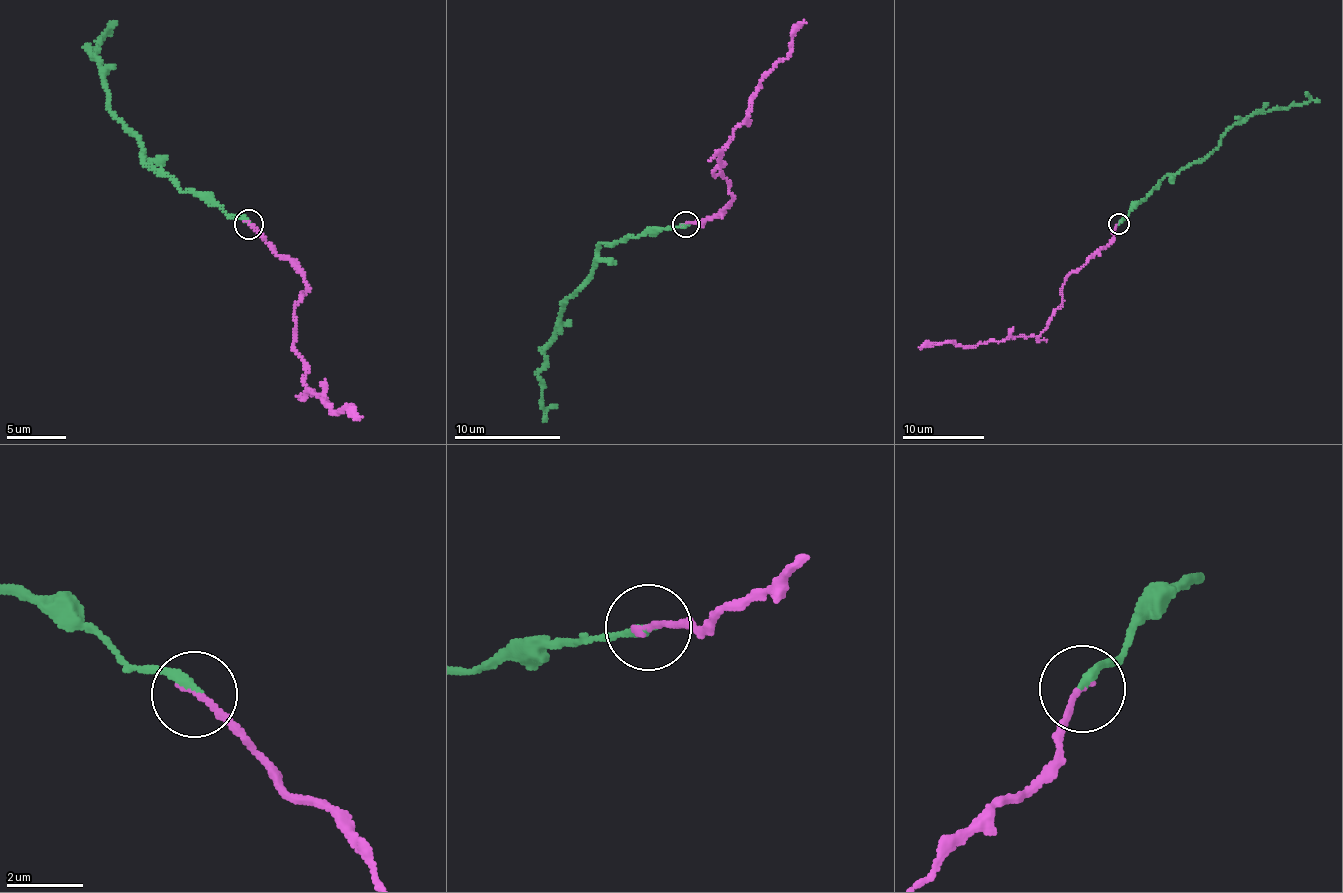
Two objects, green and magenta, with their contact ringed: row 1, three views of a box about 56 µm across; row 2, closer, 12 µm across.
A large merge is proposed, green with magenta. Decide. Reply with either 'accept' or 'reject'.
accept

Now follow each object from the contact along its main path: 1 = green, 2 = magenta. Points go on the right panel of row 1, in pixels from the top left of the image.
1: (1119, 224), (1159, 182), (1218, 145), (1220, 137), (1235, 124), (1265, 111), (1305, 104), (1309, 100), (1305, 92)
2: (1119, 224), (1112, 240), (1066, 278), (1060, 307), (1038, 336), (1010, 337), (973, 346), (931, 342), (918, 347)

